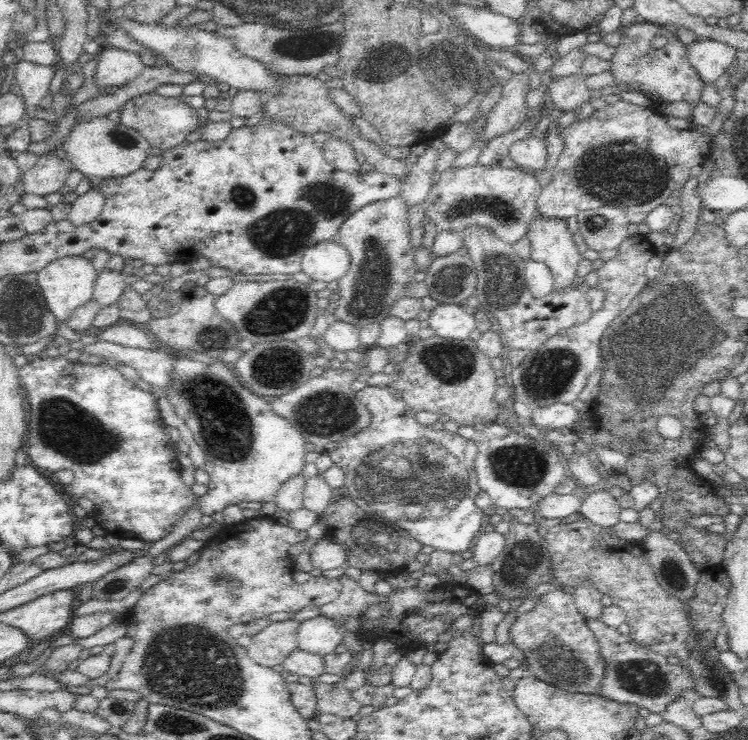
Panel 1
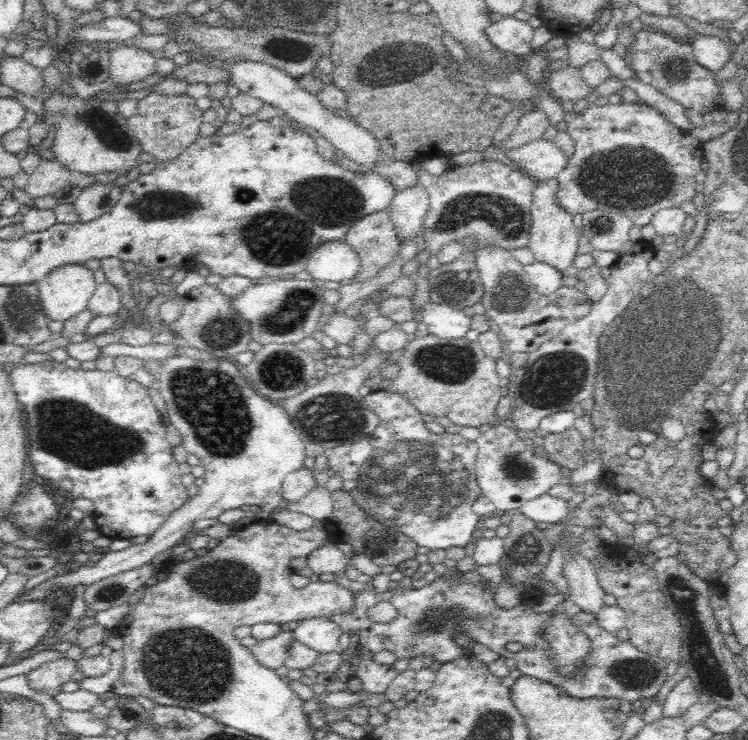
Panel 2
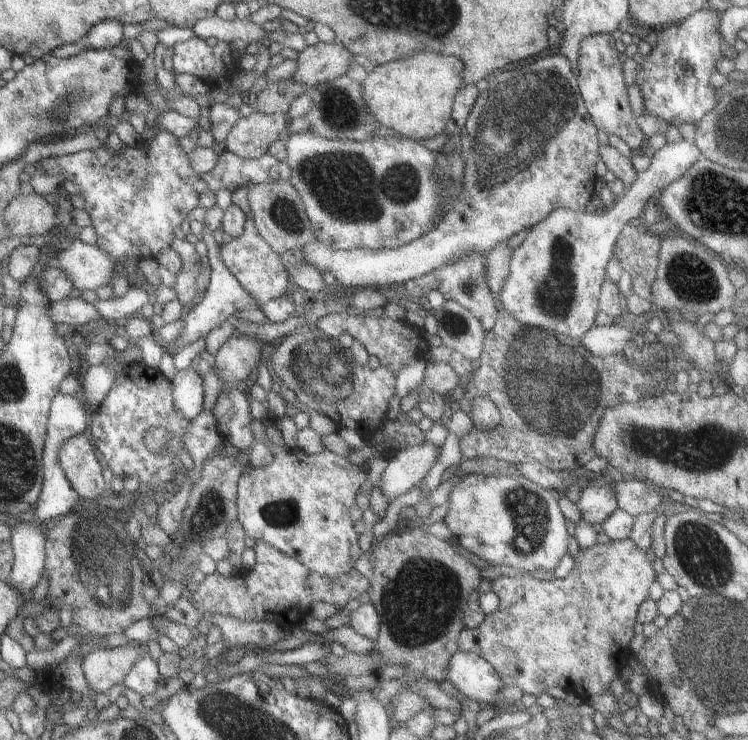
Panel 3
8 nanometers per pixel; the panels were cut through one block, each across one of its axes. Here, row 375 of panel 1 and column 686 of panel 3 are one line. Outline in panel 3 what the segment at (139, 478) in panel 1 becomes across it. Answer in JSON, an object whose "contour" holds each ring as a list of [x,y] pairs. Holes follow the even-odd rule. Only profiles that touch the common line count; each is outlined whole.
{"contour":[[[704,8],[691,14],[681,23],[666,26],[658,31],[656,46],[645,56],[641,68],[635,76],[634,84],[640,90],[644,103],[644,115],[662,118],[668,124],[680,127],[682,124],[696,126],[702,116],[706,116],[718,102],[720,102],[720,90],[712,85],[711,75],[716,72],[716,64],[724,58],[722,54],[720,34],[720,18],[722,12]]]}

